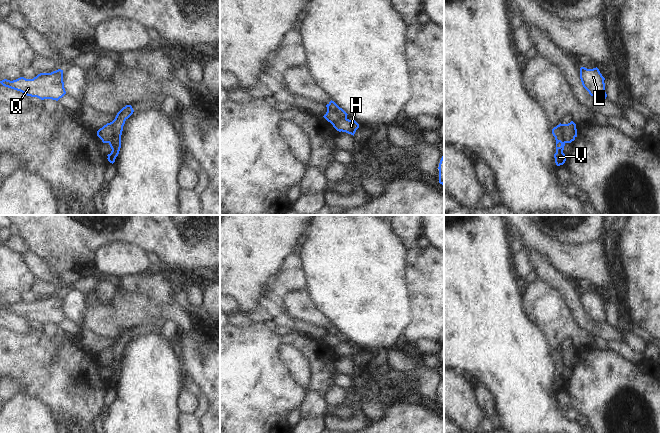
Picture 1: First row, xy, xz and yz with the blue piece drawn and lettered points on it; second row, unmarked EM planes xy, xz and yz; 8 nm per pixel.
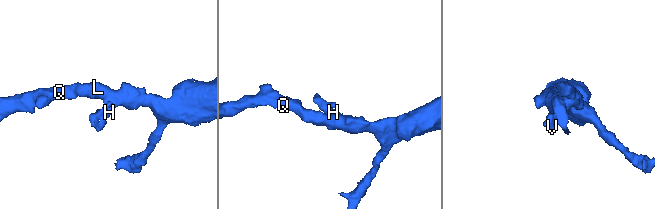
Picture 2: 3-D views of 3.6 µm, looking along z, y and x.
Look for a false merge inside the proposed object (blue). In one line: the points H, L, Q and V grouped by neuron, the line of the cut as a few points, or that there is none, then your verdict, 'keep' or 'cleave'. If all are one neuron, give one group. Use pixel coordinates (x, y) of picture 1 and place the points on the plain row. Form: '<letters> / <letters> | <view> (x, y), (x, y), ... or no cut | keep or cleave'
H L Q V | no cut | keep

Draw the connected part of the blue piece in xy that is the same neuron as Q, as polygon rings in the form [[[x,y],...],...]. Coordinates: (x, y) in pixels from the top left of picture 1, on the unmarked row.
[[[61,293],[51,297],[40,297],[33,303],[20,301],[13,305],[4,303],[0,307],[5,311],[41,324],[52,323],[58,325],[66,318],[63,306],[63,294]]]

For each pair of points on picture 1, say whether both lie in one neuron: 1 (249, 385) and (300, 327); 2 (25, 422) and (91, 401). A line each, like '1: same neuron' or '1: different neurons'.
1: different neurons
2: different neurons

